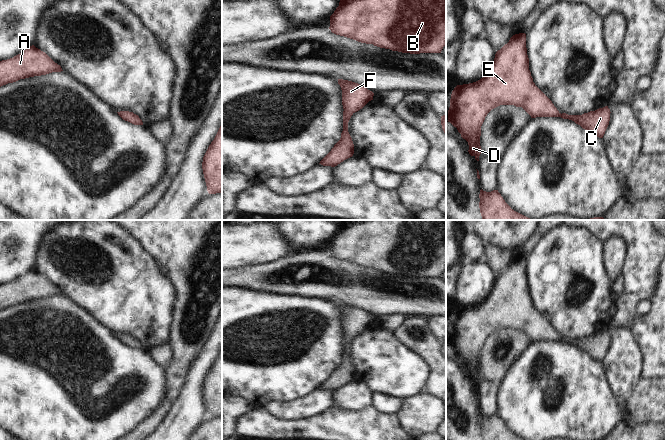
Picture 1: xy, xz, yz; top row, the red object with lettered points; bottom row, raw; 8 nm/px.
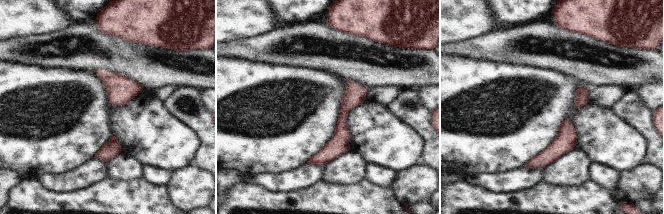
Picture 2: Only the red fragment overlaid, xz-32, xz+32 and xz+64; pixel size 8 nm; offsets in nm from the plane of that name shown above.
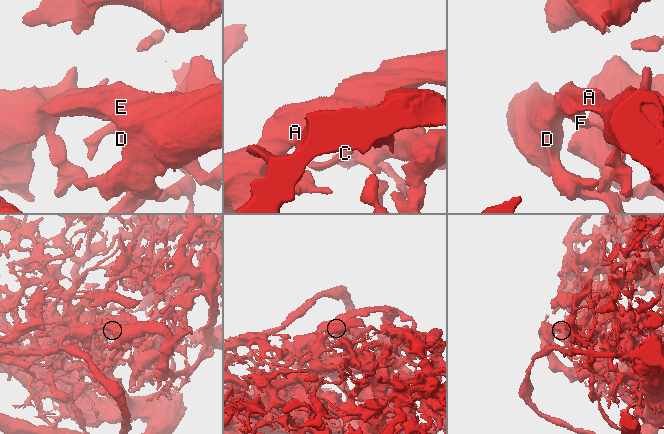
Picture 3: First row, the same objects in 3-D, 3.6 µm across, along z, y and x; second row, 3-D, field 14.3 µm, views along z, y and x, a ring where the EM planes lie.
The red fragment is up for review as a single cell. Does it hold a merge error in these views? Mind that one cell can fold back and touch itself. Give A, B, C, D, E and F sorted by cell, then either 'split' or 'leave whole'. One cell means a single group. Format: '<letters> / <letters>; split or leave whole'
A B C D E F; leave whole

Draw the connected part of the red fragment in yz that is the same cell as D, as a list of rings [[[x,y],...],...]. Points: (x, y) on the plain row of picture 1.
[[[526,258],[513,259],[495,278],[494,286],[480,304],[457,309],[451,318],[448,346],[468,366],[469,378],[479,385],[481,350],[487,338],[500,329],[522,331],[531,342],[569,343],[591,359],[603,362],[610,345],[608,330],[582,339],[560,337],[535,309],[529,294]]]

